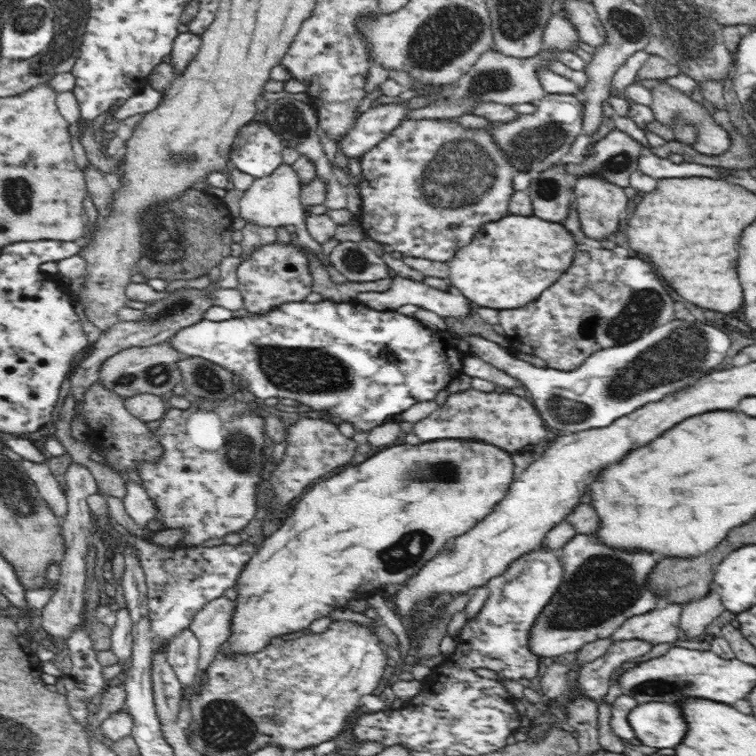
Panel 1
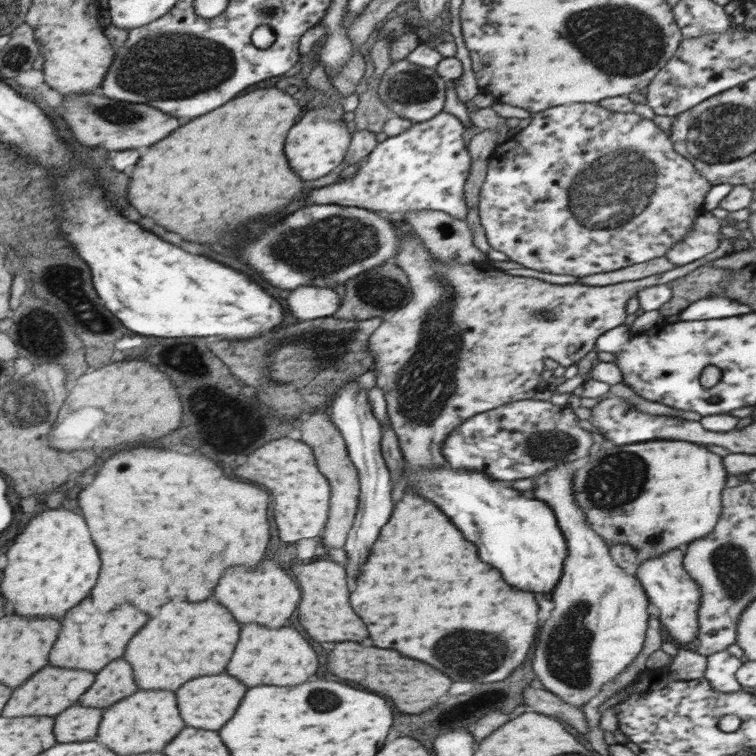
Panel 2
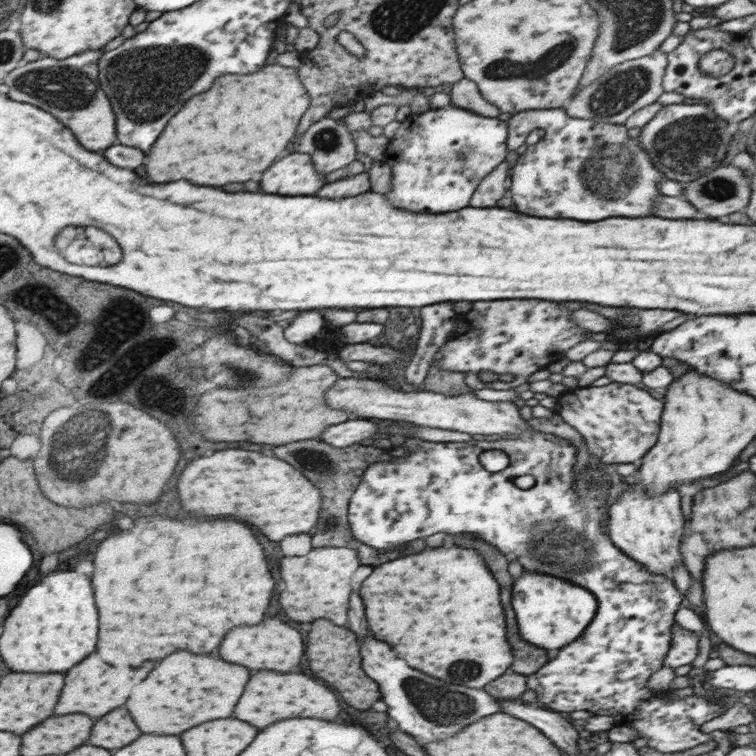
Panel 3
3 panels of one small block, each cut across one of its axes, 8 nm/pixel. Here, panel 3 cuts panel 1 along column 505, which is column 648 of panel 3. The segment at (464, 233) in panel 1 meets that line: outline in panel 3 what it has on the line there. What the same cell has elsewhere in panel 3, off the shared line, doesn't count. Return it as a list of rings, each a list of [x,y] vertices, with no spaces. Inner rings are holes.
[[[561,108],[516,112],[507,124],[508,152],[517,151],[518,147],[524,145],[528,133],[537,128],[544,130],[543,138],[534,145],[527,145],[526,151],[519,155],[512,168],[509,178],[512,184],[507,194],[516,205],[516,211],[528,216],[572,218],[582,222],[596,222],[610,216],[642,218],[654,214],[654,200],[662,196],[658,182],[664,180],[665,176],[652,165],[648,153],[640,147],[638,138],[628,136],[626,125],[572,118]]]

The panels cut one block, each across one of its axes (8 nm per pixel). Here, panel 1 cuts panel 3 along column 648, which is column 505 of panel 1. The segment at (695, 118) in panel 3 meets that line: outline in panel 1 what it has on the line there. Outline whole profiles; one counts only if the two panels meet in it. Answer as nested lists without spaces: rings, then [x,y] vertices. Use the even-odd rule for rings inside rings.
[[[547,93],[534,104],[536,110],[532,114],[519,114],[508,122],[492,122],[486,131],[492,135],[493,141],[509,159],[509,164],[516,172],[527,172],[533,175],[548,170],[550,166],[562,163],[562,156],[566,156],[576,140],[576,136],[583,132],[583,114],[585,104],[576,96]]]

